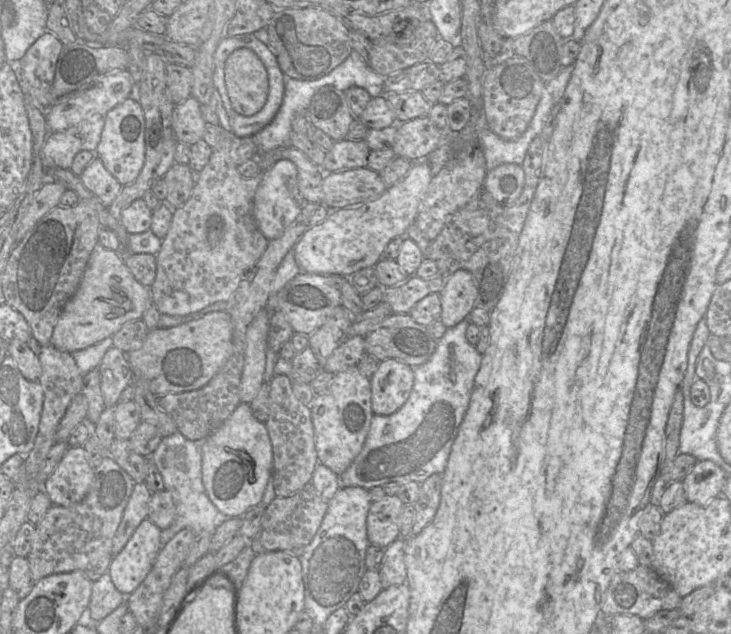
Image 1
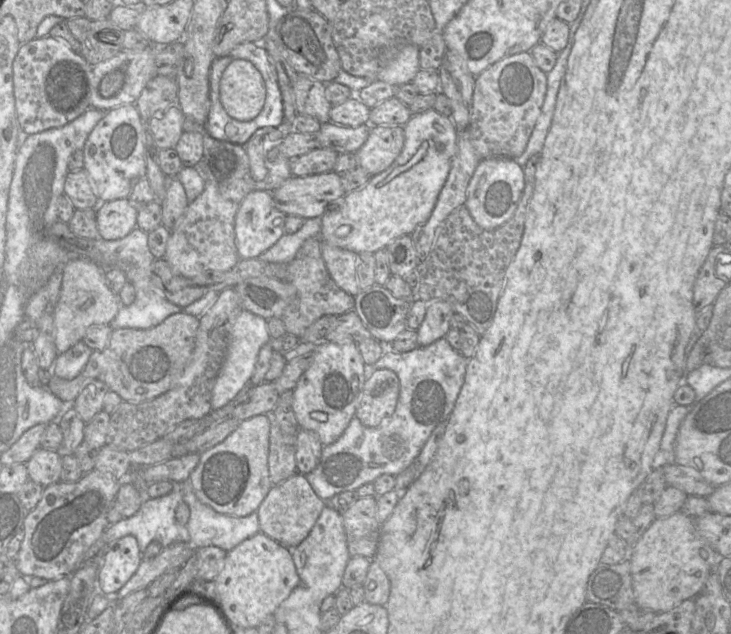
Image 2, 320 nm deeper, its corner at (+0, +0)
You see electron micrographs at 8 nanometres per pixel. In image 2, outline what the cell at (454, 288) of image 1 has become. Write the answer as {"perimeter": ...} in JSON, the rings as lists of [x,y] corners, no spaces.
{"perimeter":[[[444,300],[428,303],[423,322],[417,331],[418,346],[425,347],[446,336],[450,319],[454,314],[452,307]]]}

